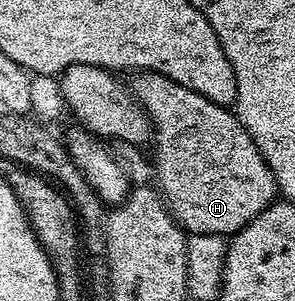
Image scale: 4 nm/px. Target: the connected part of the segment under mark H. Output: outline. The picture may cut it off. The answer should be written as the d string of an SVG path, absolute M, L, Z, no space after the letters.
M139 72L129 80L131 93L139 105L147 111L153 125L153 176L157 187L171 210L171 216L184 232L197 234L217 234L230 238L240 232L261 210L275 203L275 179L277 173L267 163L264 149L241 126L239 117L230 107L209 102L201 94L165 78L160 72Z

